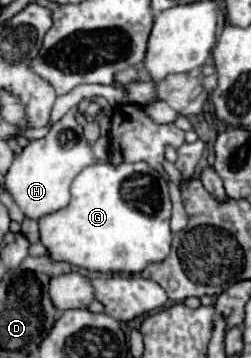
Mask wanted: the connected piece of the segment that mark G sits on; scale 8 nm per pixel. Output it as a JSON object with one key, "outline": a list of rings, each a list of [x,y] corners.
{"outline":[[[95,163],[85,167],[71,183],[71,203],[39,219],[41,243],[53,259],[67,261],[93,273],[141,273],[149,263],[163,261],[171,249],[171,199],[167,183],[147,163]]]}

